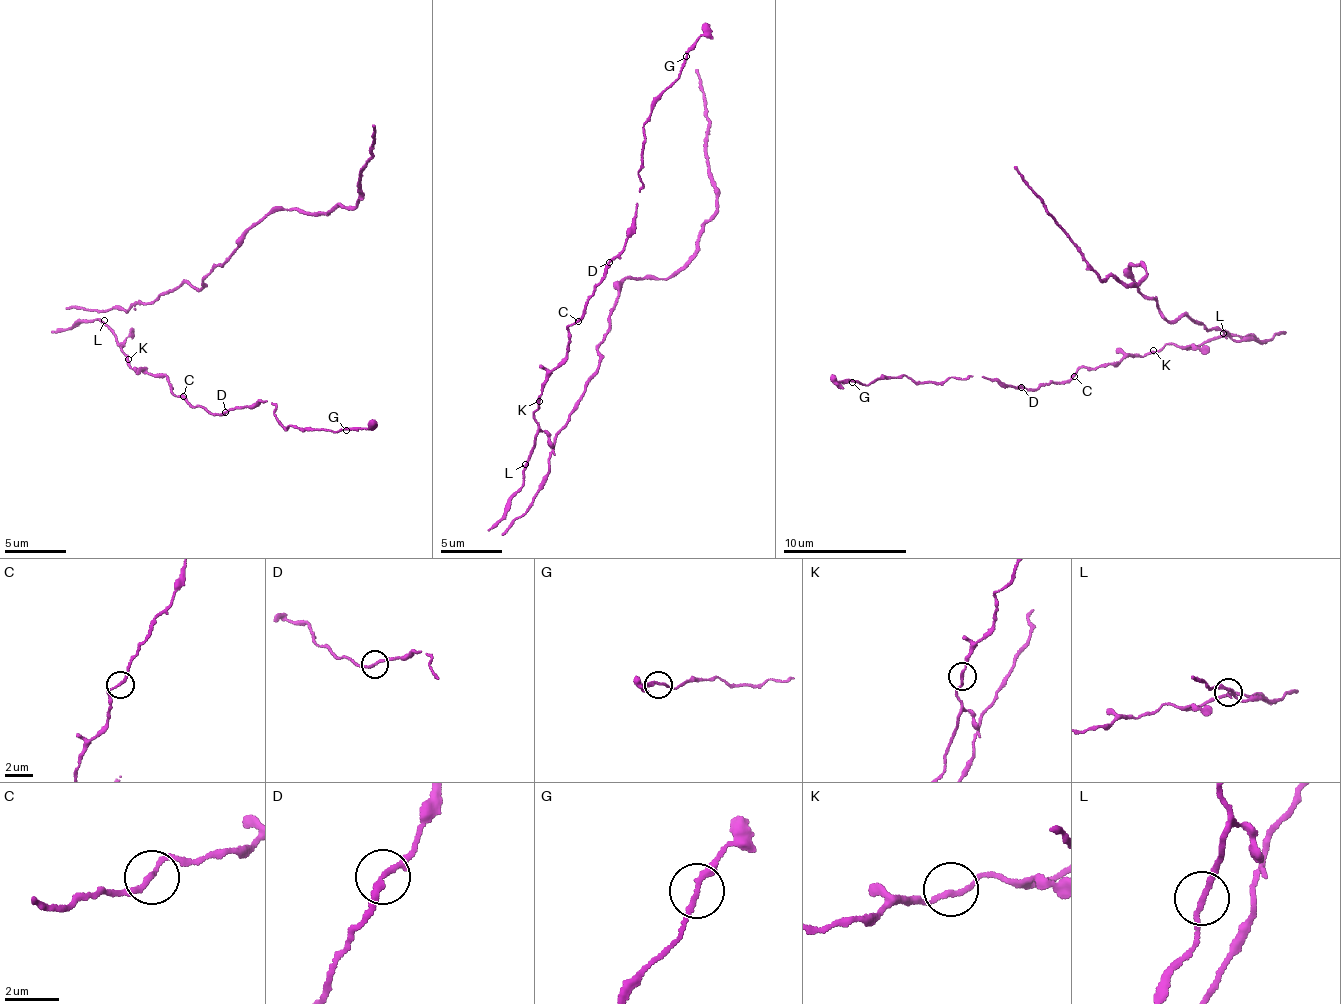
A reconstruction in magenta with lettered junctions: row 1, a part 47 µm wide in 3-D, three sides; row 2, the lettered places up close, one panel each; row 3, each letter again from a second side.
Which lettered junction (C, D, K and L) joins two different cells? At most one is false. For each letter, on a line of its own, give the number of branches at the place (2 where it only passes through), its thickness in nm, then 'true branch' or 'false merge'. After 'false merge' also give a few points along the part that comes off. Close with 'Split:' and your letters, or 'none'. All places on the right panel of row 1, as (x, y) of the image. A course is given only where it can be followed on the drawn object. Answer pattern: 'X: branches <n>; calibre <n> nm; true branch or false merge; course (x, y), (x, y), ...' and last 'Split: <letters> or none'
C: branches 2; calibre 180 nm; true branch
D: branches 2; calibre 190 nm; true branch
K: branches 2; calibre 180 nm; true branch
L: branches 2; calibre 180 nm; true branch
Split: none

